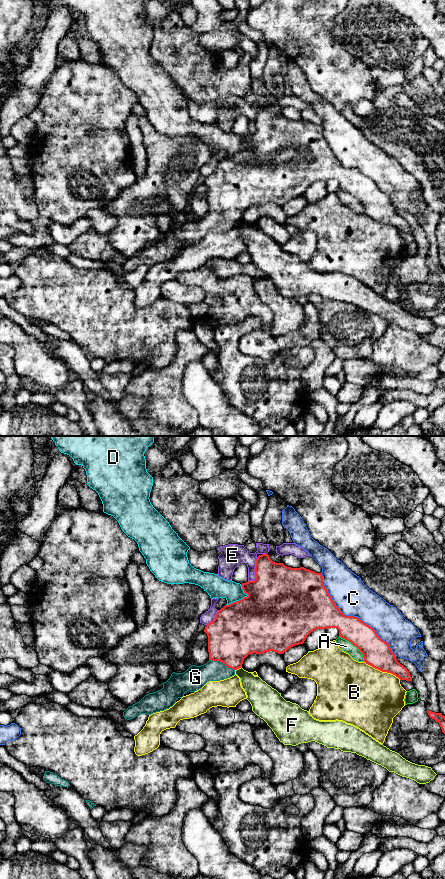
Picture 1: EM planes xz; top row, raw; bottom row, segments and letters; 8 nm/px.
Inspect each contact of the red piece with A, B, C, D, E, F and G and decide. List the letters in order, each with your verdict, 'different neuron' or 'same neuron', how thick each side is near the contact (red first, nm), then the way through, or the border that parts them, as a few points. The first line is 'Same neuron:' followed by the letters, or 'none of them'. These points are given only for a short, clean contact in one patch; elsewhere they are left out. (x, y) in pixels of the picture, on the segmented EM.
Same neuron: G
A: different neuron; calibres 220 and 90 nm
B: different neuron; calibres 220 and 500 nm
C: different neuron; calibres 260 and 280 nm
D: different neuron; calibres 480 and 170 nm
E: different neuron; calibres 420 and 180 nm
F: different neuron; calibres 380 and 200 nm
G: same neuron; calibres 400 and 190 nm; way xz (233, 634), (222, 662), (214, 670), (195, 677)

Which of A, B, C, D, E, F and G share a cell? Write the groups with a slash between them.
A / B / C / D / E / F / G

